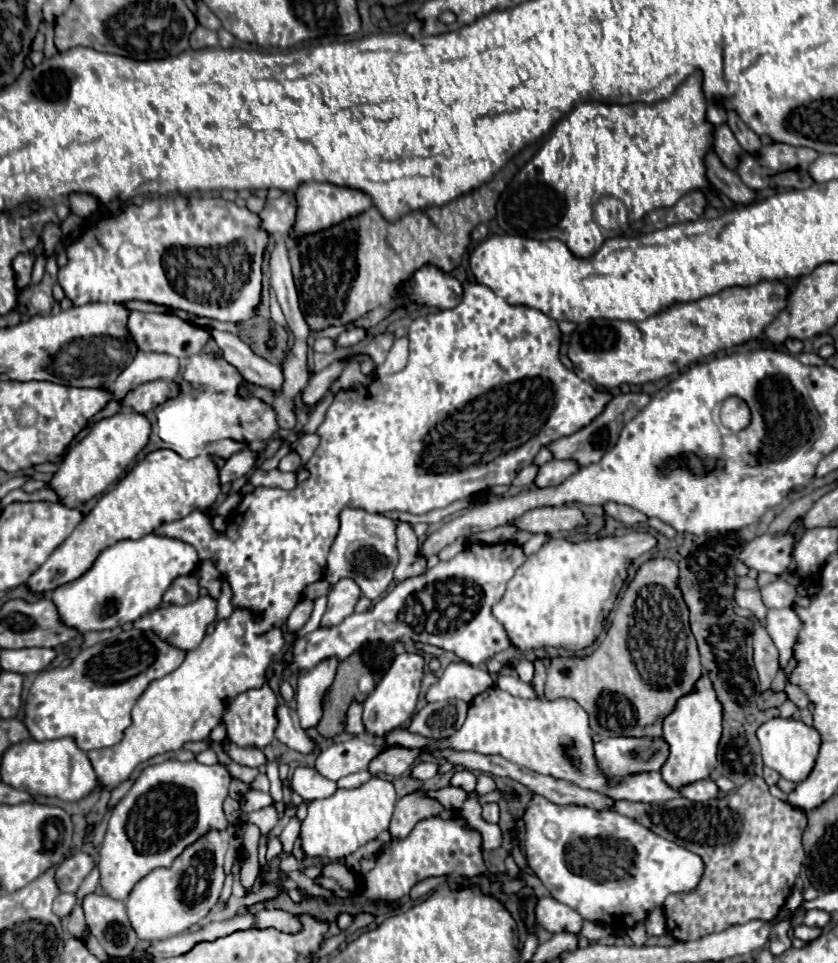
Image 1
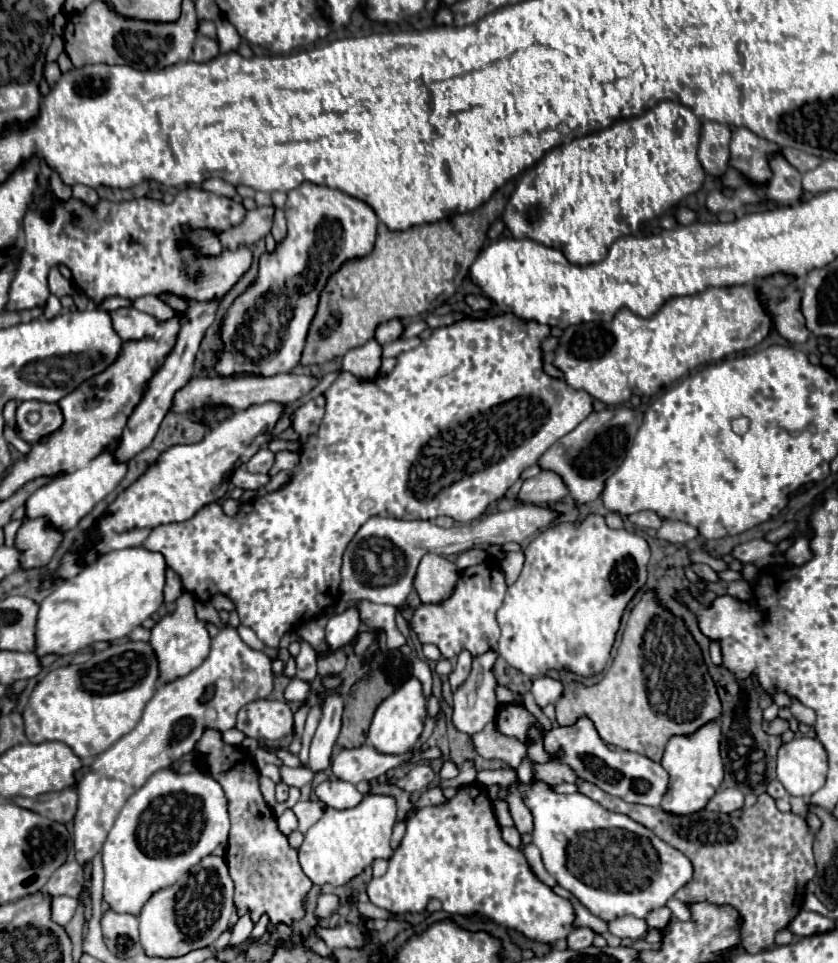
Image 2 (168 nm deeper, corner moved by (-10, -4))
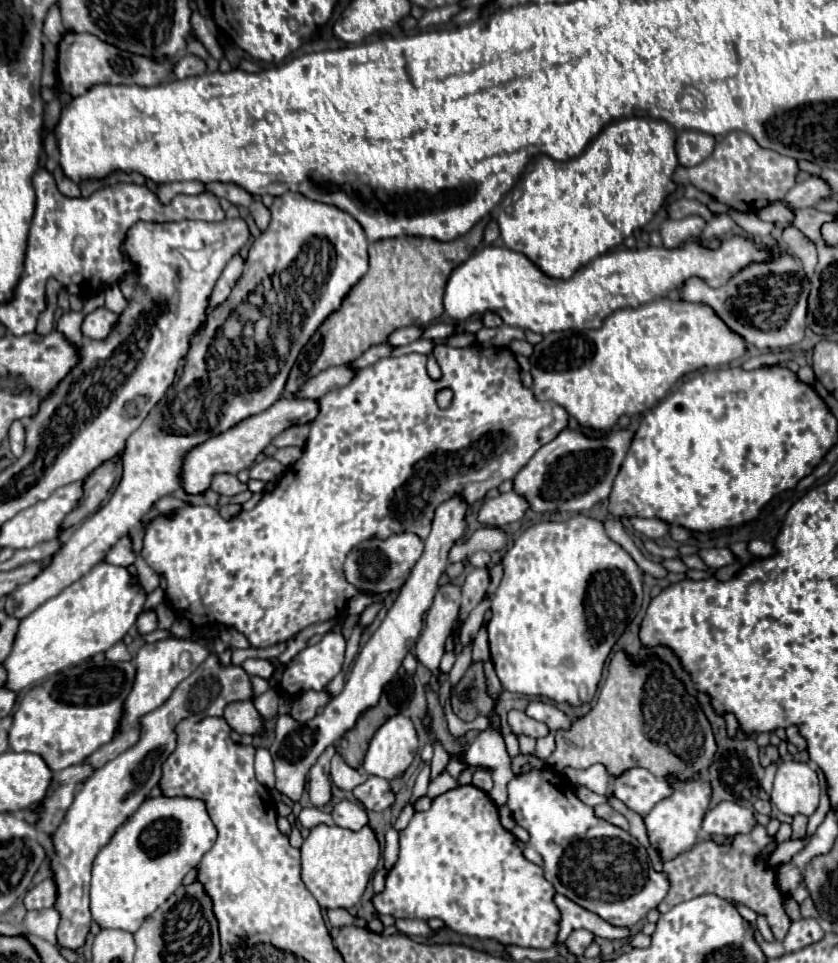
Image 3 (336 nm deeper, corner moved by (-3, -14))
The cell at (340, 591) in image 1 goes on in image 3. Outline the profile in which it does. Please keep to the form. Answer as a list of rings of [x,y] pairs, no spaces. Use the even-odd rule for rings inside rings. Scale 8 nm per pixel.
[[[329,631],[323,639],[299,651],[283,671],[281,691],[297,695],[299,691],[321,691],[343,667],[345,659],[345,637],[343,633]]]

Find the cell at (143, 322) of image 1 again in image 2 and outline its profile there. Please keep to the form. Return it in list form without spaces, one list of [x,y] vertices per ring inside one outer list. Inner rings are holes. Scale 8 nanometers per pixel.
[[[120,307],[116,311],[110,311],[110,317],[112,317],[114,331],[124,341],[138,341],[146,335],[156,333],[156,319],[134,307]]]

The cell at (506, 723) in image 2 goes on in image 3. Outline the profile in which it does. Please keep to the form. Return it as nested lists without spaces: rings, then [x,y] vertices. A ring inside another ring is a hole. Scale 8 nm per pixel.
[[[631,767],[621,775],[609,775],[609,789],[613,797],[623,801],[641,817],[645,817],[655,803],[671,795],[671,787],[665,779],[657,779],[641,767]]]

